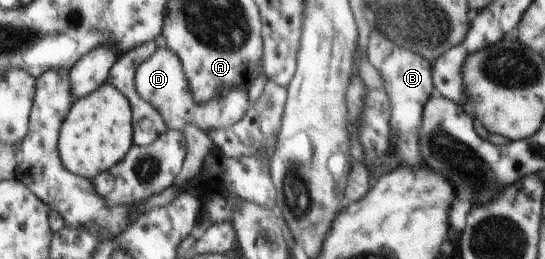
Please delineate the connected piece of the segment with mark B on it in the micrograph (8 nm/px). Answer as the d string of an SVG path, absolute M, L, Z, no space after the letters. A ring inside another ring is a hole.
M372 30L368 42L367 58L384 79L384 89L391 106L390 128L392 128L392 144L396 146L396 156L398 160L402 160L402 165L408 164L414 168L424 163L418 148L418 134L424 105L434 89L433 66L429 60L424 60L424 57L412 50L396 46L394 42L386 40L376 30Z

